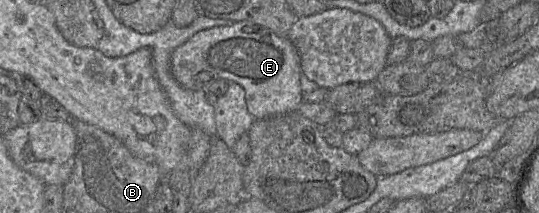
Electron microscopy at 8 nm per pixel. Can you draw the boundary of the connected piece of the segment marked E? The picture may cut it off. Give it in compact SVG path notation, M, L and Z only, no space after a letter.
M249 21L197 32L173 51L171 73L182 87L191 90L205 88L208 82L215 79L236 82L244 88L247 109L255 119L298 111L304 102L300 85L301 60L296 47L288 37L279 37L270 29Z

